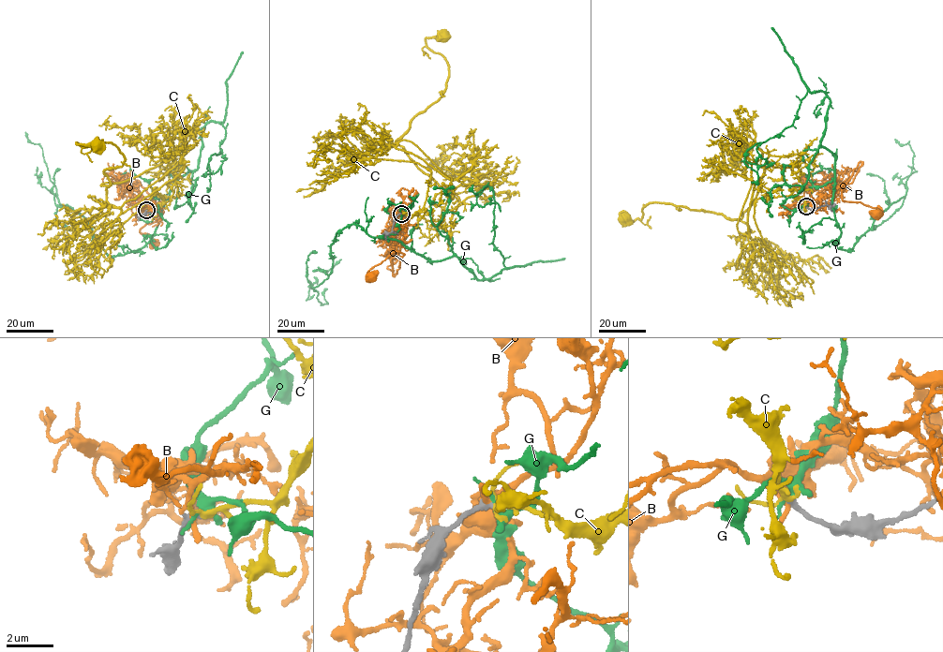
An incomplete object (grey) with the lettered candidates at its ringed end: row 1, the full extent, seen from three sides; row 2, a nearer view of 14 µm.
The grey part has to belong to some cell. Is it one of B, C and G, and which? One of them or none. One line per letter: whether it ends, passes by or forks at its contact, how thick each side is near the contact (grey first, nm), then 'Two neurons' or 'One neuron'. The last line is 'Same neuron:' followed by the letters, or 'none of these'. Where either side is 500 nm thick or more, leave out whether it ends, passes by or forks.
B: It passes by. Thickness 240 nm (grey) against 190 nm. Two neurons
C: It passes by. Thickness 220 nm (grey) against 200 nm. One neuron
G: It forks there. Thickness 220 nm (grey) against 280 nm. Two neurons
Same neuron: C

